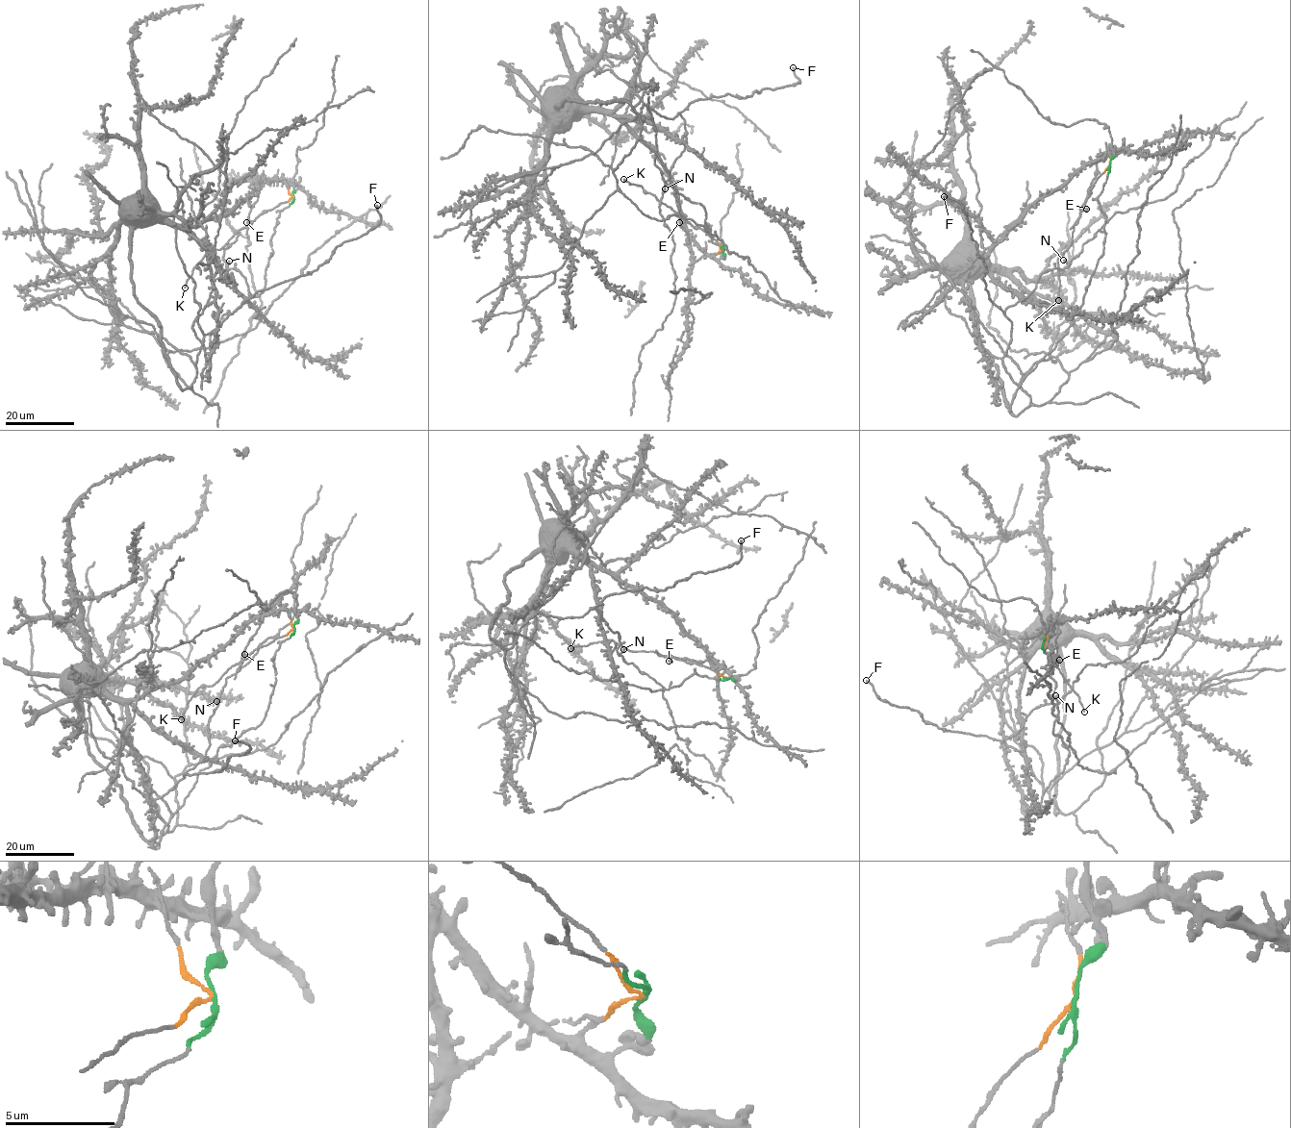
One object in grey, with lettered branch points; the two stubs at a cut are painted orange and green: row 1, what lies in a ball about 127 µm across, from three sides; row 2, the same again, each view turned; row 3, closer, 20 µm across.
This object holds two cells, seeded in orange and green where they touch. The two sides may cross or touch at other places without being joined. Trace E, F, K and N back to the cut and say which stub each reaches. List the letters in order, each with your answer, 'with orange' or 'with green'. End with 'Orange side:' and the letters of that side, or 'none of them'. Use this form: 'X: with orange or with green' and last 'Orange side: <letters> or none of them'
E: with orange
F: with green
K: with orange
N: with green
Orange side: E, K

